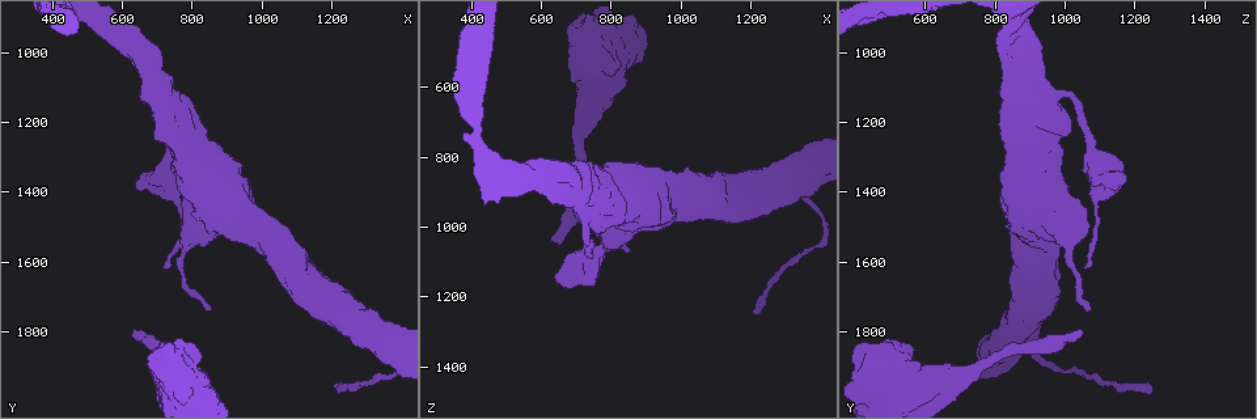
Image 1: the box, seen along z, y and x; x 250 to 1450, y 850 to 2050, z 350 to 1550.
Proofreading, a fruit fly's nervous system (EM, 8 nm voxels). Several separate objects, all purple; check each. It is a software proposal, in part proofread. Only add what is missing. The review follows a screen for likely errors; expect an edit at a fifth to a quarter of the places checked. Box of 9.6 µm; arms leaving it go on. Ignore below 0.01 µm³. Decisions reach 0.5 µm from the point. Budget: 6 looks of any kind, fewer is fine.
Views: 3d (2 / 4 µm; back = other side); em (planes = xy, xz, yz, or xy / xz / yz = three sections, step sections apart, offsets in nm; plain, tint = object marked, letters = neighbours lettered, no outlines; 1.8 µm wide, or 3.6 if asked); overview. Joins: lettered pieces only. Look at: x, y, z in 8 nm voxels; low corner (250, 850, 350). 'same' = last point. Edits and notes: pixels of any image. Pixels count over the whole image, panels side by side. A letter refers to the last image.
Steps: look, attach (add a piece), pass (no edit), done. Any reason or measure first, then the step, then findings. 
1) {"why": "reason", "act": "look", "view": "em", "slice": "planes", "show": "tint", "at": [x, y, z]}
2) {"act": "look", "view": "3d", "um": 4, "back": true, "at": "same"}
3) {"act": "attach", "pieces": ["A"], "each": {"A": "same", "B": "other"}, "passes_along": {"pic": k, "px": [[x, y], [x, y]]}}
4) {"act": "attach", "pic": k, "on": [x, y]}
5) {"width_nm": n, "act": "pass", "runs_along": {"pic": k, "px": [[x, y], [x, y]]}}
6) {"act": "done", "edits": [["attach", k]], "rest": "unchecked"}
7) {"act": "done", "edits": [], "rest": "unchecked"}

{"why": "end of a long branch", "act": "look", "view": "3d", "um": 4, "at": [1210, 1960, 1250]}

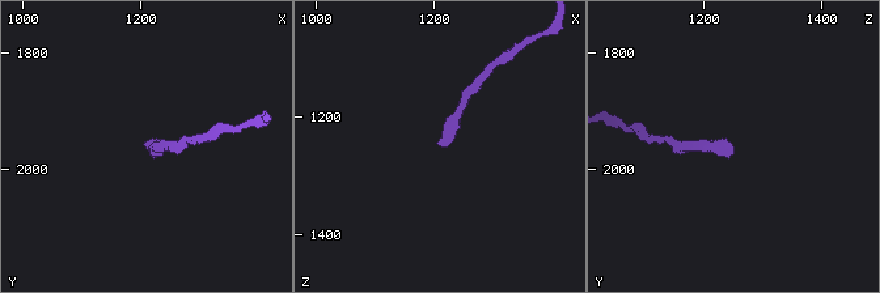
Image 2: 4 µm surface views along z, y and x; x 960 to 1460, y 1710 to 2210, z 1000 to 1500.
{"why": "shape alone is not enough", "act": "look", "view": "em", "slice": "planes", "show": "tint", "at": [1205, 1955, 1250]}

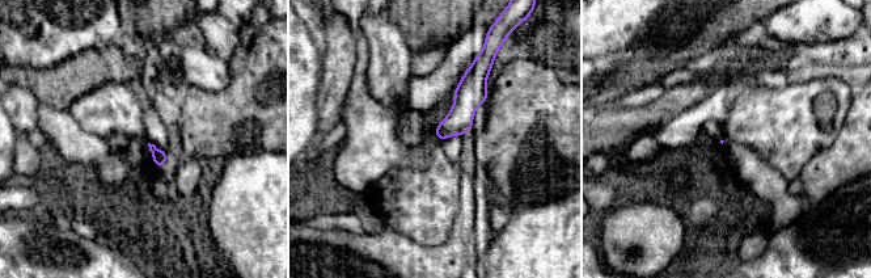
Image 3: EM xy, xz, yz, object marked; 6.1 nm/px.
{"act": "look", "view": "em", "slice": "planes", "show": "letters", "at": "same"}

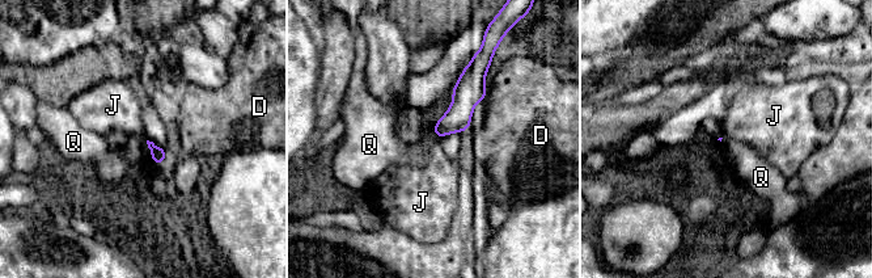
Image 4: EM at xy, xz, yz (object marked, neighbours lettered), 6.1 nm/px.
{"act": "pass", "each": {"D": "other", "J": "other", "Q": "other"}, "border": {"pic": 4, "px": [[145, 140], [153, 161]]}, "found": "no lettered piece goes on from it"}

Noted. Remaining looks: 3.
{"why": "free end", "act": "look", "view": "3d", "um": 2, "at": [640, 1790, 1050]}

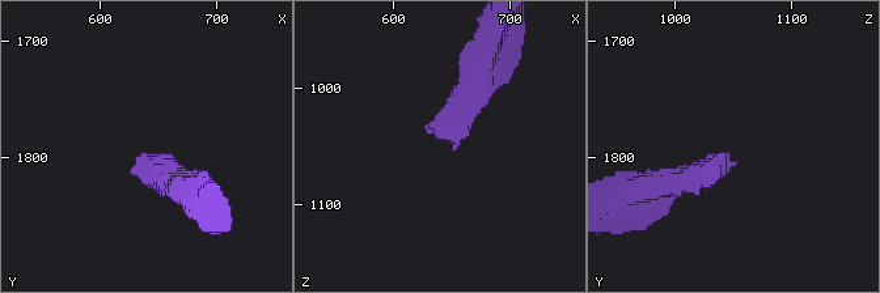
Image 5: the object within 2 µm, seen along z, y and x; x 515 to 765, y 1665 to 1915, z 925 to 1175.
{"act": "look", "view": "em", "slice": "planes", "show": "letters", "at": [636, 1794, 1044]}

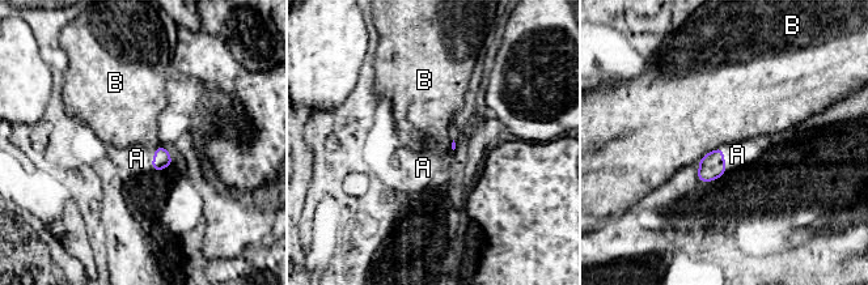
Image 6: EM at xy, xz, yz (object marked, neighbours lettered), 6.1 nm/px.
{"act": "attach", "pic": 6, "on": [737, 154], "each": {"A": "same", "B": "other"}, "found": "the neuron continues"}

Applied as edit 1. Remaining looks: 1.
{"act": "done", "edits": [["attach", 6]], "rest": "unchecked"}

